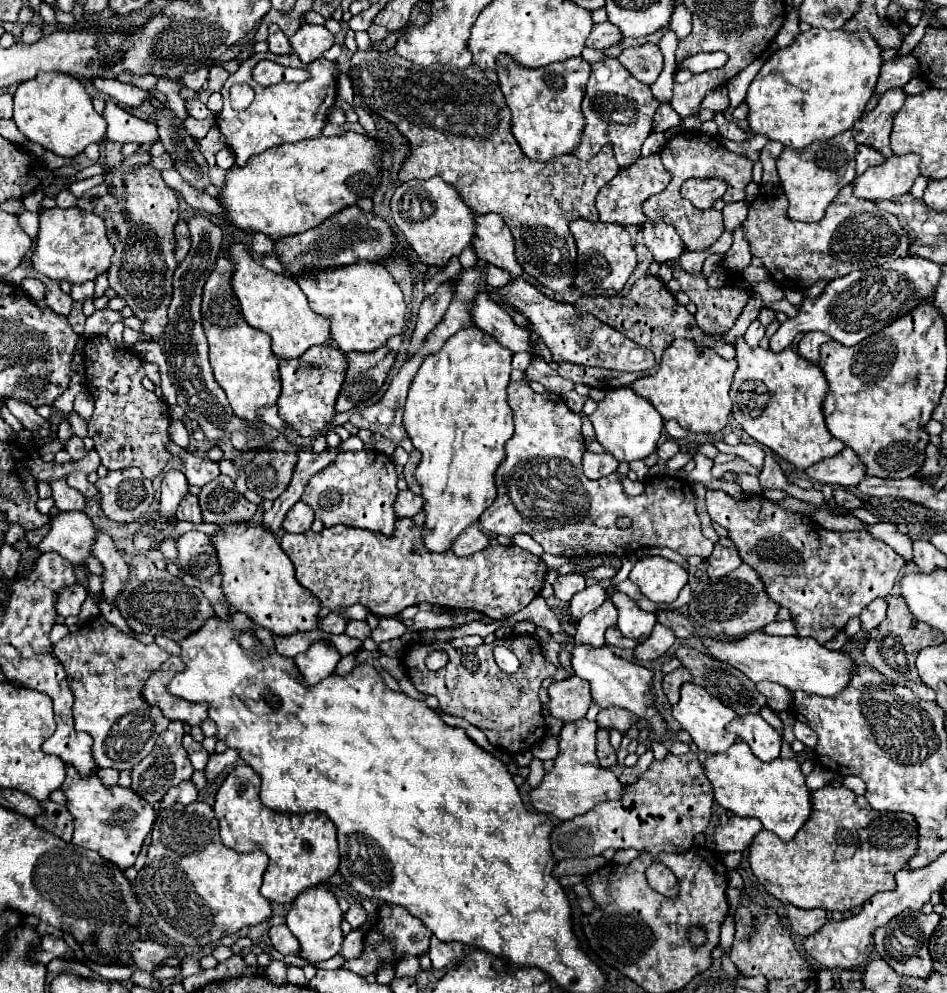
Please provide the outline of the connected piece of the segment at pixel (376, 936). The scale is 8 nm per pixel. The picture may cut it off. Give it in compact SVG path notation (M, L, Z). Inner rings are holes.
M383 903L379 905L379 915L377 915L377 923L367 931L365 939L363 939L363 953L357 959L349 959L343 963L343 969L349 969L357 975L375 975L381 967L381 963L391 963L395 965L397 961L401 961L407 955L419 957L423 953L429 951L429 939L431 939L431 931L423 925L423 921L419 921L417 917L413 917L411 913L407 913L407 909L399 907L399 905L391 905L391 903Z

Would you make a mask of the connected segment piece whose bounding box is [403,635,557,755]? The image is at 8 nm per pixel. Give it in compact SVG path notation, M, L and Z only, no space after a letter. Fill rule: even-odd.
M511 635L491 645L461 649L453 649L449 643L415 643L409 647L403 661L407 665L409 679L413 681L417 691L435 695L439 699L439 709L443 713L463 717L471 725L479 727L487 735L491 745L511 755L517 755L531 749L539 739L545 737L545 721L541 715L541 701L537 691L543 679L553 677L557 669L543 657L541 643L535 635ZM497 645L505 645L517 655L517 659L521 661L521 669L517 673L509 675L499 669L493 657L493 649ZM439 649L449 655L449 663L439 671L429 671L425 659L429 653Z

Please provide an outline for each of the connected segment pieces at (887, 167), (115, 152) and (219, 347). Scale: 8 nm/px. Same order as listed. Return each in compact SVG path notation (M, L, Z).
M893 155L881 165L869 167L853 181L853 193L863 199L891 199L911 189L919 177L919 155Z
M109 141L105 155L105 181L83 193L77 207L93 211L105 219L107 237L115 247L107 271L109 285L115 289L117 297L125 299L133 315L141 319L141 335L163 337L173 293L173 273L177 267L173 237L173 227L179 219L177 195L169 185L165 185L161 173L151 167L141 167L135 175L129 169L119 169L123 159L121 145Z
M217 259L217 267L211 271L203 287L203 327L209 339L209 361L215 373L215 381L223 387L229 397L229 403L237 417L259 423L257 411L261 407L271 407L281 395L281 381L277 369L277 357L271 351L271 337L259 329L247 325L241 315L237 297L229 285L233 265L229 259Z

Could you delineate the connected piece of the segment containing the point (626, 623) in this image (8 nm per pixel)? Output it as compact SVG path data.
M615 591L615 605L619 609L617 629L623 633L623 637L629 637L635 641L641 641L641 637L649 637L649 633L657 623L655 613L647 613L639 609L635 601L631 601L627 595L619 591Z

